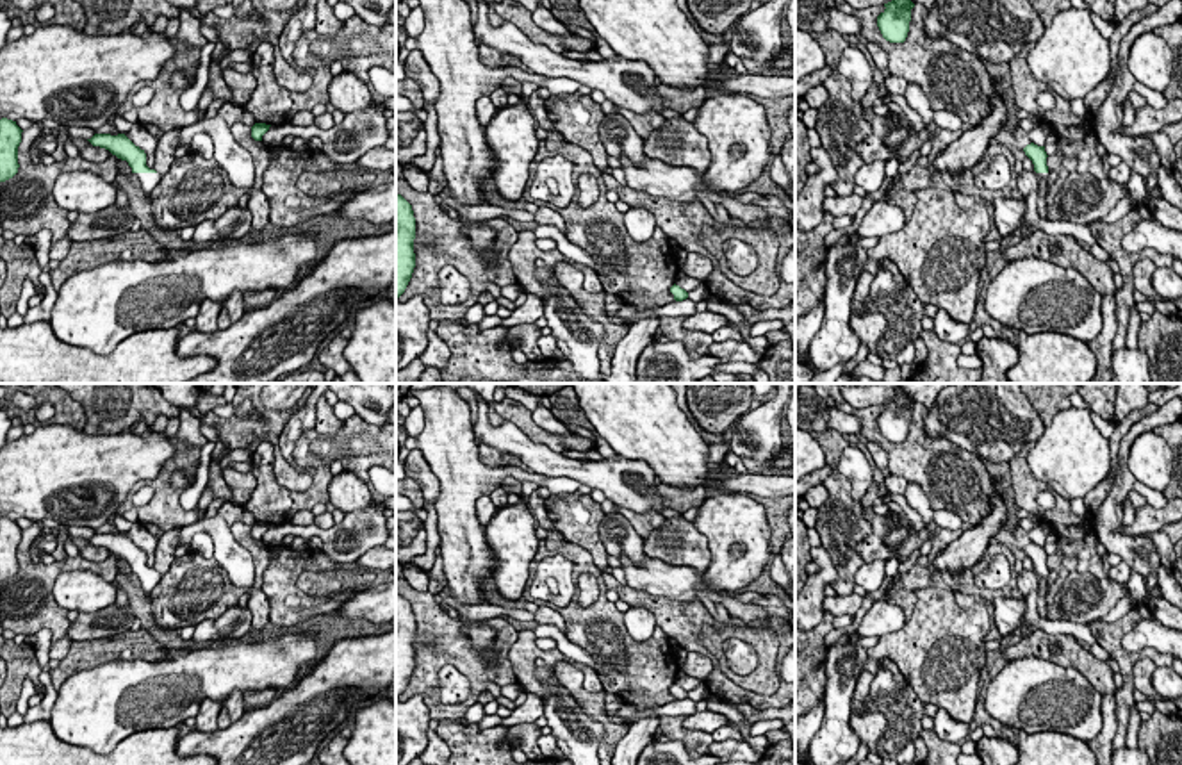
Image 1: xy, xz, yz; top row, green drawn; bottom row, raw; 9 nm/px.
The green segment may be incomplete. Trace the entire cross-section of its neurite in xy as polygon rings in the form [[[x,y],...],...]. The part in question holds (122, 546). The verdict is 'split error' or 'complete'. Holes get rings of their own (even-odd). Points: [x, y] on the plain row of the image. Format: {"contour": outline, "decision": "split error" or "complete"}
{"contour": [[[94,533],[87,539],[93,546],[109,549],[121,560],[127,560],[132,572],[141,580],[141,588],[144,596],[150,596],[155,585],[160,581],[162,574],[146,565],[146,553],[135,546],[125,533]]], "decision": "split error"}

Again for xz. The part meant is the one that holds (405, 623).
{"contour": [[[396,592],[396,701],[405,692],[415,667],[414,638],[412,605]]], "decision": "complete"}

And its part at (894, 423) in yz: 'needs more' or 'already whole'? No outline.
already whole

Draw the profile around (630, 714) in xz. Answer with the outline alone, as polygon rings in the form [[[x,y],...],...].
[[[688,697],[683,699],[683,701],[674,701],[674,703],[669,703],[665,706],[660,706],[660,708],[647,708],[647,710],[638,710],[631,704],[624,704],[617,715],[622,717],[626,722],[635,722],[638,719],[644,719],[644,717],[649,717],[649,715],[658,715],[658,717],[663,717],[663,715],[694,715],[697,713],[697,708],[695,708],[697,703],[690,701]]]

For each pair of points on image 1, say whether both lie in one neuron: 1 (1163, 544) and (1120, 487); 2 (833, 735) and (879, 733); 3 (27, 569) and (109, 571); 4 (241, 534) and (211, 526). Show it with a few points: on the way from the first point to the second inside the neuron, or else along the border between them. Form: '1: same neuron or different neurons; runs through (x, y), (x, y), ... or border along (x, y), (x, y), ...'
1: different neurons; border along (1143, 535), (1152, 542), (1163, 566)
2: different neurons; border along (851, 712), (851, 730), (860, 742)
3: same neuron; runs through (47, 571), (63, 566), (90, 566)
4: different neurons; border along (229, 526), (230, 534), (250, 553), (255, 567)

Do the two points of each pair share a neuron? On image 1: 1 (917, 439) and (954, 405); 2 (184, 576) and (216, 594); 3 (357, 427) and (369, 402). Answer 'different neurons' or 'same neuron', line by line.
1: different neurons
2: same neuron
3: different neurons

